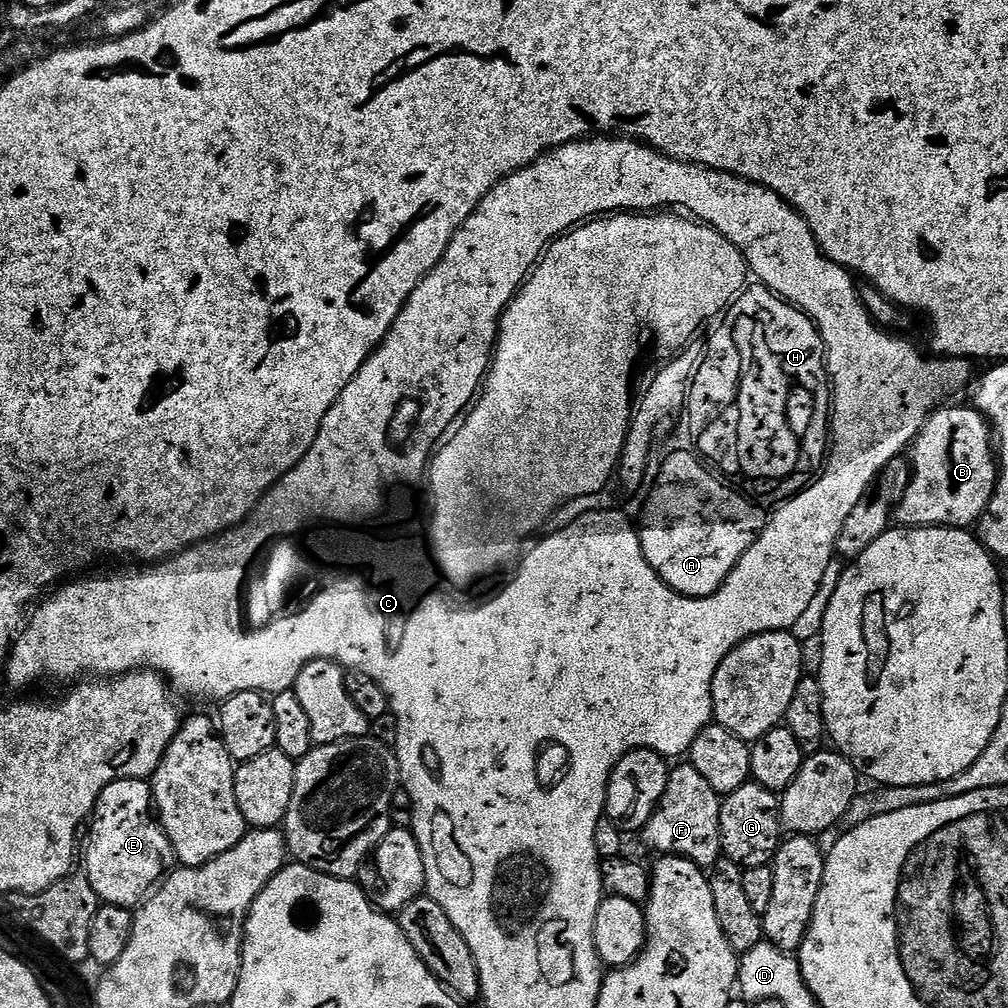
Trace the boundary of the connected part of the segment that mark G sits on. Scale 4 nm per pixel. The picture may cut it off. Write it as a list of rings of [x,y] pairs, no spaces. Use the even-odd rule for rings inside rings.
[[[755,782],[743,784],[720,802],[720,846],[723,855],[741,868],[771,865],[782,843],[780,796]]]

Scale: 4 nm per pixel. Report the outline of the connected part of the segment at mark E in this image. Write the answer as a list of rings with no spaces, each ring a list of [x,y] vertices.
[[[147,779],[110,782],[92,811],[91,824],[83,865],[90,886],[94,886],[103,903],[135,909],[177,863],[168,835],[154,815],[151,783]]]

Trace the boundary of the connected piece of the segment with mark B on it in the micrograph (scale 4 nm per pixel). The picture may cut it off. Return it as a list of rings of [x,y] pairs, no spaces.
[[[974,406],[948,407],[937,408],[910,445],[912,468],[910,464],[904,497],[896,505],[894,513],[901,525],[968,530],[979,521],[986,506],[990,506],[998,479],[993,429]]]

